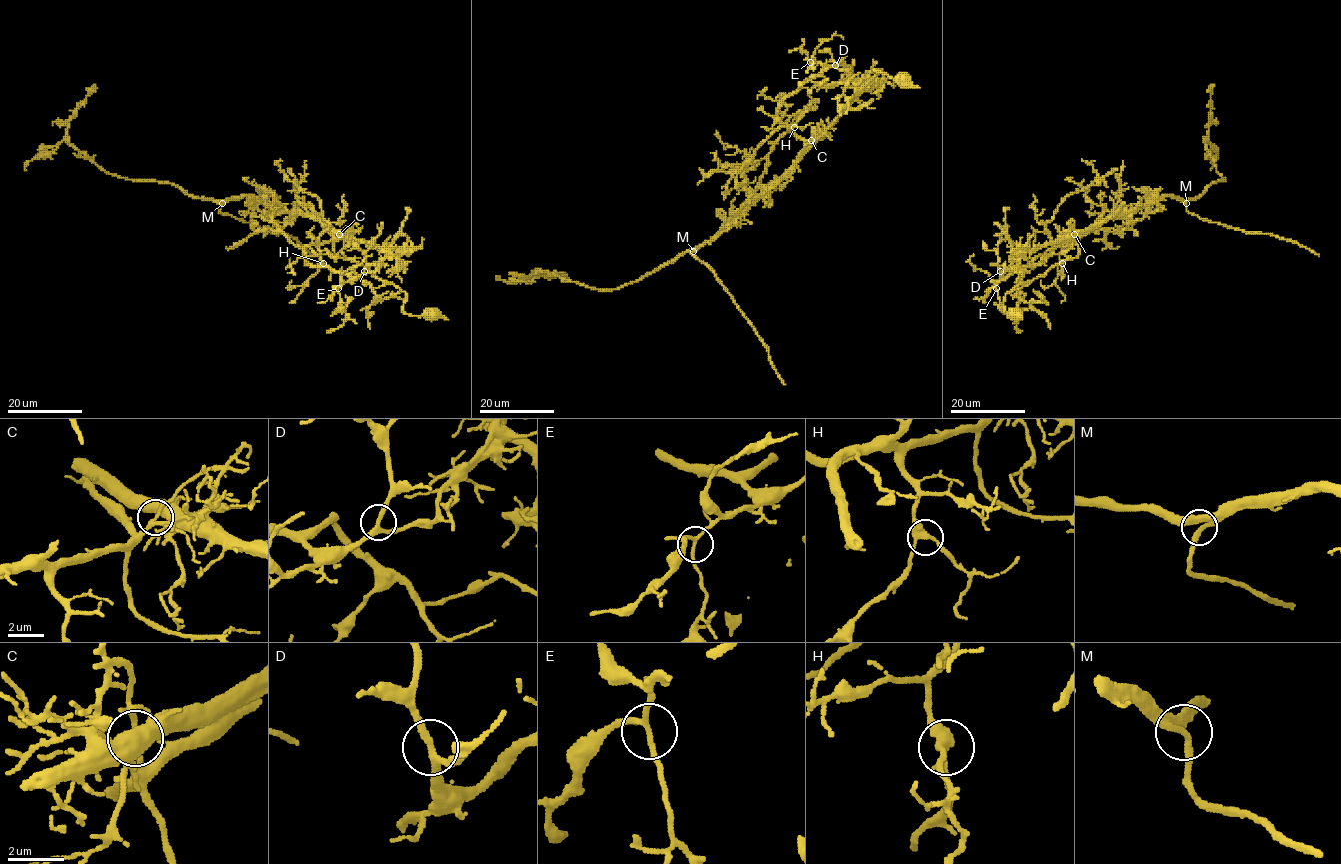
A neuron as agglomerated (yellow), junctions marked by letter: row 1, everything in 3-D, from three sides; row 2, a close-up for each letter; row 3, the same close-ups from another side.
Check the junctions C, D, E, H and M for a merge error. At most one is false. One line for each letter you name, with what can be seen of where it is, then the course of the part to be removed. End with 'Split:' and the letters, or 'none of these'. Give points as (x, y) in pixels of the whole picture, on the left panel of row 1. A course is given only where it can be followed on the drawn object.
C: at (339, 234); foreign part runs (339, 234), (253, 197), (203, 199), (169, 183), (105, 172), (66, 136), (68, 120), (96, 85)
Split: C

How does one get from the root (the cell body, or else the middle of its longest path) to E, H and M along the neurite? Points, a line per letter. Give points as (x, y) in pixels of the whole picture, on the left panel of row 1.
E: (432, 316), (406, 314), (404, 292), (389, 282), (372, 288), (353, 270), (349, 275), (351, 279), (338, 288)
H: (432, 316), (406, 314), (404, 292), (380, 281), (356, 261), (338, 256), (332, 241), (318, 246), (323, 263)
M: (432, 316), (406, 314), (406, 294), (356, 261), (338, 256), (335, 238), (319, 221), (249, 196), (222, 203)

